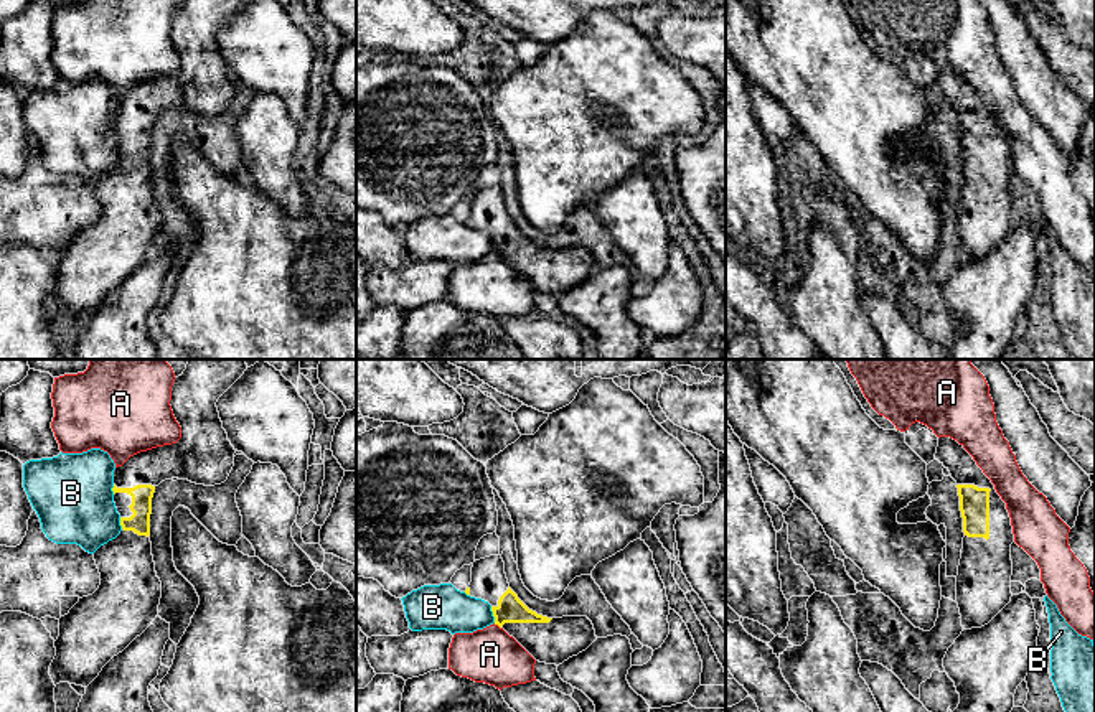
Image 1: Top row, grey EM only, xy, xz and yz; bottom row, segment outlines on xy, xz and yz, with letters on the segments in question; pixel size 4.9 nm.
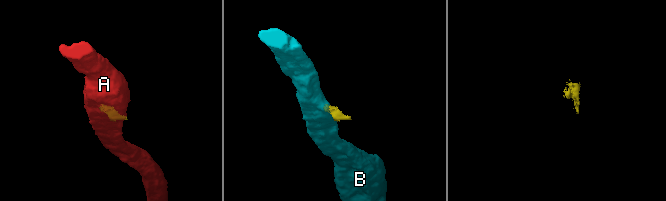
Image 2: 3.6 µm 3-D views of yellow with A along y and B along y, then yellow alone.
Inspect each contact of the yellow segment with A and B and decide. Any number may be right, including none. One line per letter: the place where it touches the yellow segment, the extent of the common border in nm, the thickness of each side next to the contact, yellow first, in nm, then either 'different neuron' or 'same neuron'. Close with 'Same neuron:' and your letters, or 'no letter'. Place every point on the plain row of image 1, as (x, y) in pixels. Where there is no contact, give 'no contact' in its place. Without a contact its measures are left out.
A: xz (497, 254) | 50 nm | 130/260 nm | different neuron
B: xz (493, 246) | 80 nm | 130/220 nm | different neuron
Same neuron: no letter

